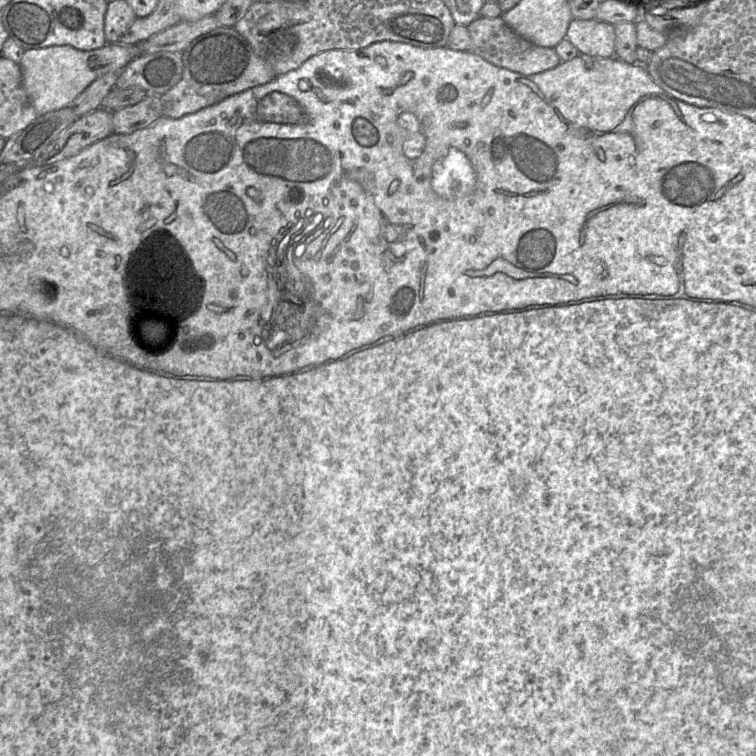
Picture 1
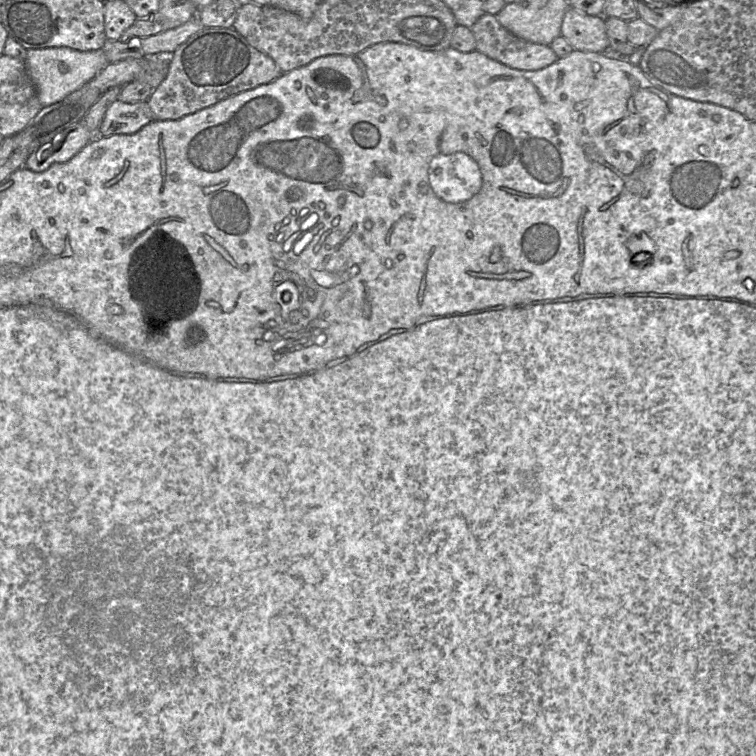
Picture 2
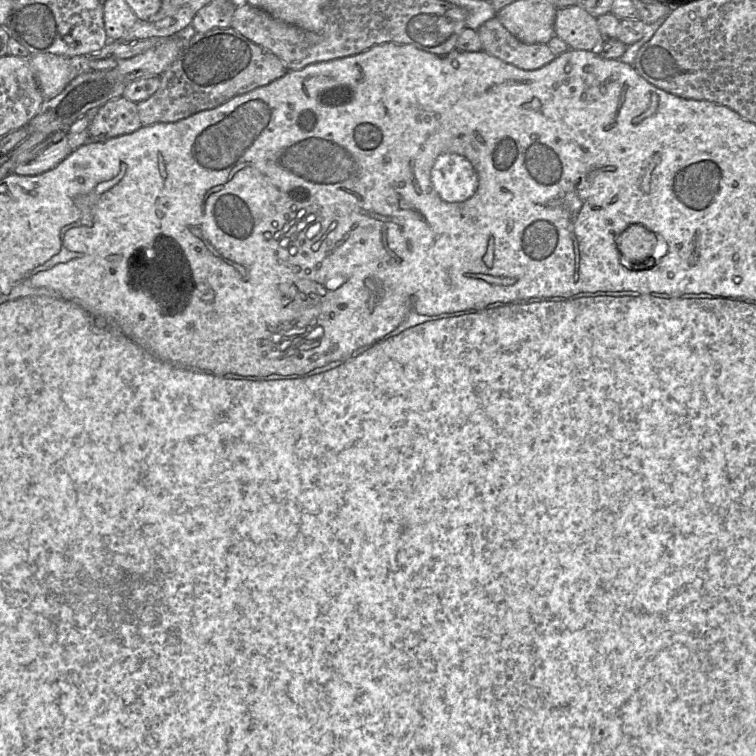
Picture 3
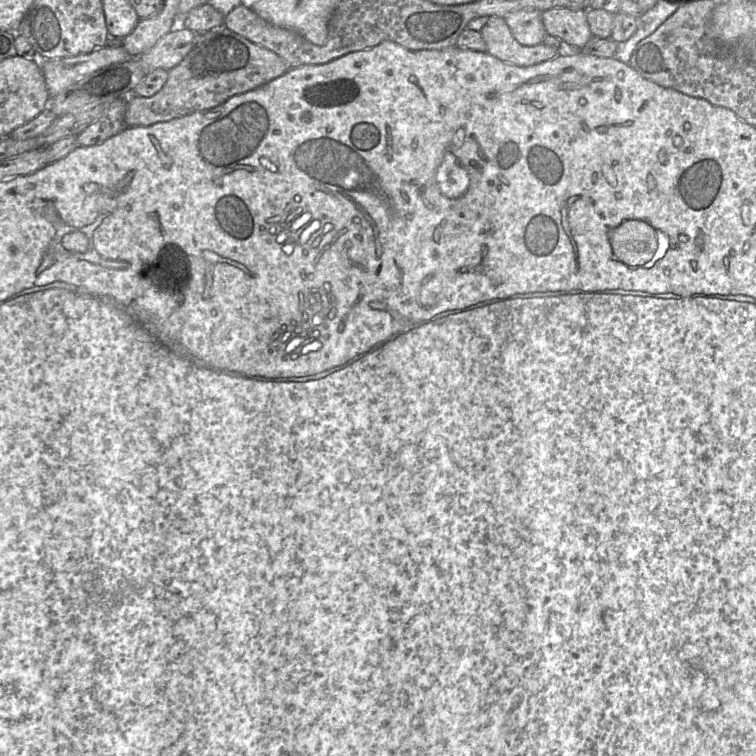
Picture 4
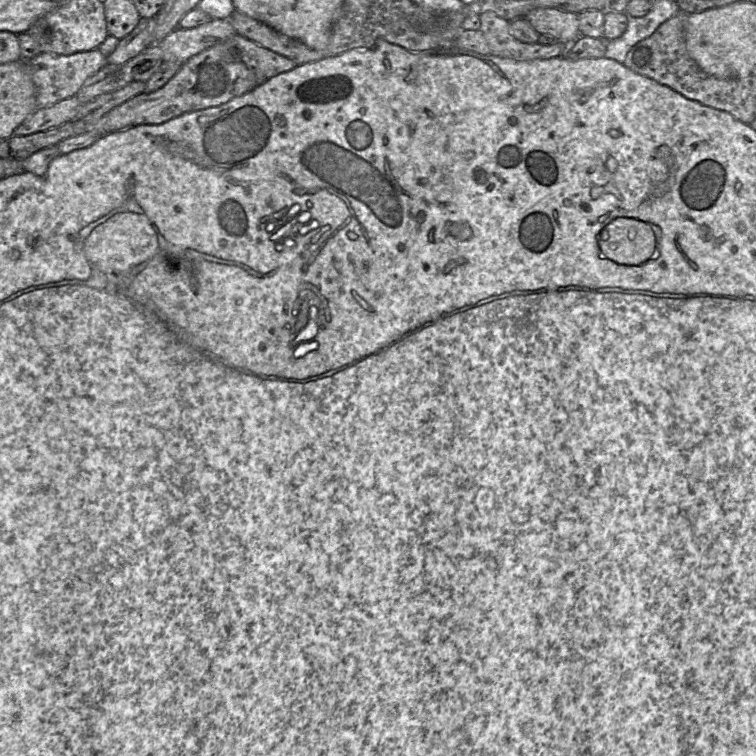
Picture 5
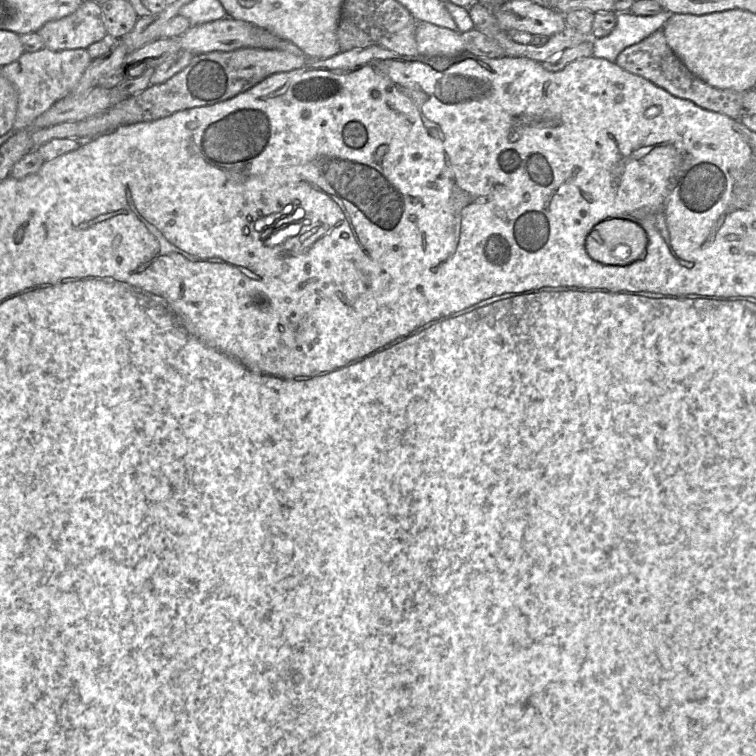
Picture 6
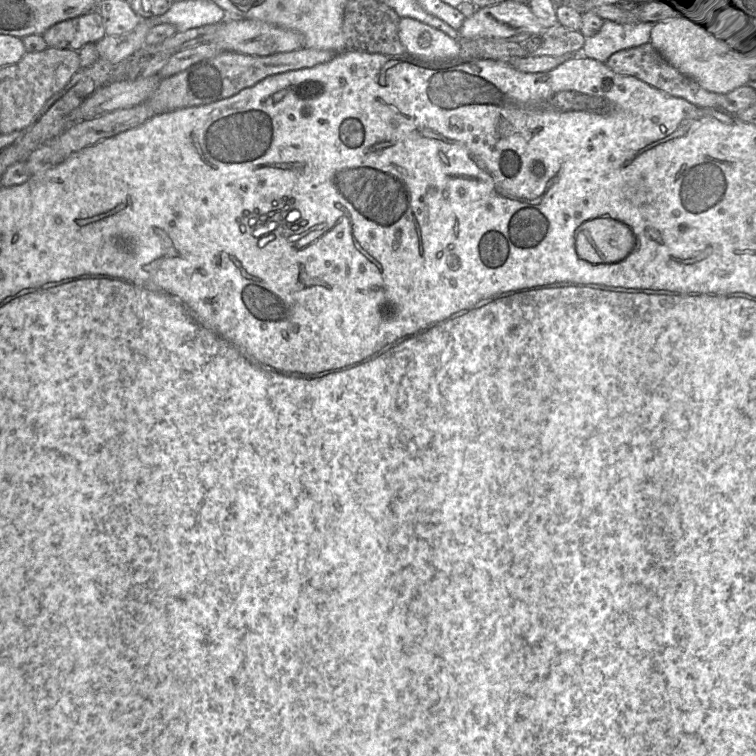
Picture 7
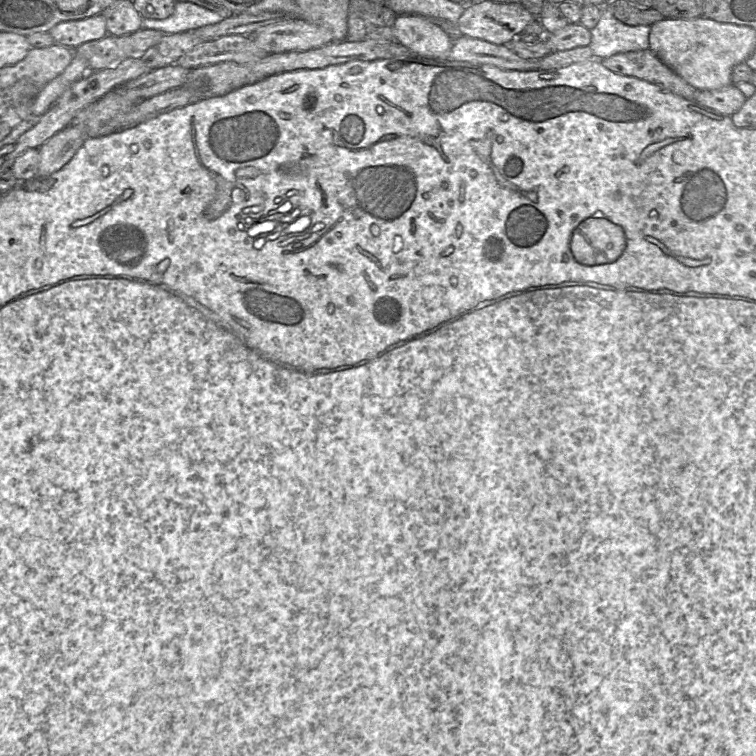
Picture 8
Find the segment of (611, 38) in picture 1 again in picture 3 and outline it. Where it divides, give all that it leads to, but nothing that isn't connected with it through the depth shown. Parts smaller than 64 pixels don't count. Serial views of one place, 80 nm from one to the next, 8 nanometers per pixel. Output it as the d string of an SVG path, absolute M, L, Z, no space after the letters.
M579 5L557 9L554 30L572 50L595 51L603 42L597 19Z

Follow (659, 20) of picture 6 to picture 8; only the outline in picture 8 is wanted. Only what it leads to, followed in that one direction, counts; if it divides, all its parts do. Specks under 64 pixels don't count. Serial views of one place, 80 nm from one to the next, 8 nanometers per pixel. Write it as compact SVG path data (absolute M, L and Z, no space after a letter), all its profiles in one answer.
M605 6L601 7L601 18L591 29L589 47L593 58L602 60L618 53L649 49L649 25L627 25L618 20Z

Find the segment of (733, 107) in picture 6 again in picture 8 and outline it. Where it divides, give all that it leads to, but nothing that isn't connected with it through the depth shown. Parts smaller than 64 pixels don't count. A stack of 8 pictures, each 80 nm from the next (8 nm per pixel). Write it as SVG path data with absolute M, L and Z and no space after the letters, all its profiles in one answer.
M650 49L618 53L602 59L601 63L615 73L645 80L687 100L694 100L696 88L664 64Z

